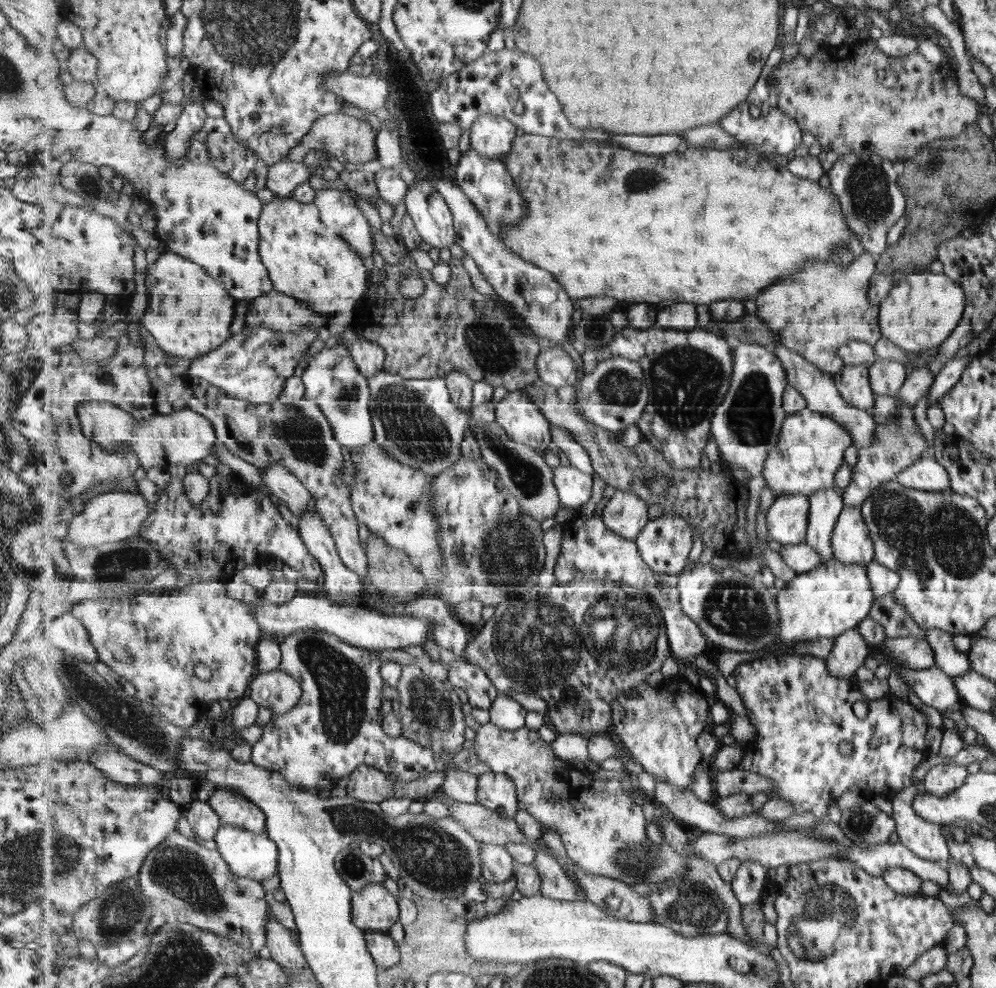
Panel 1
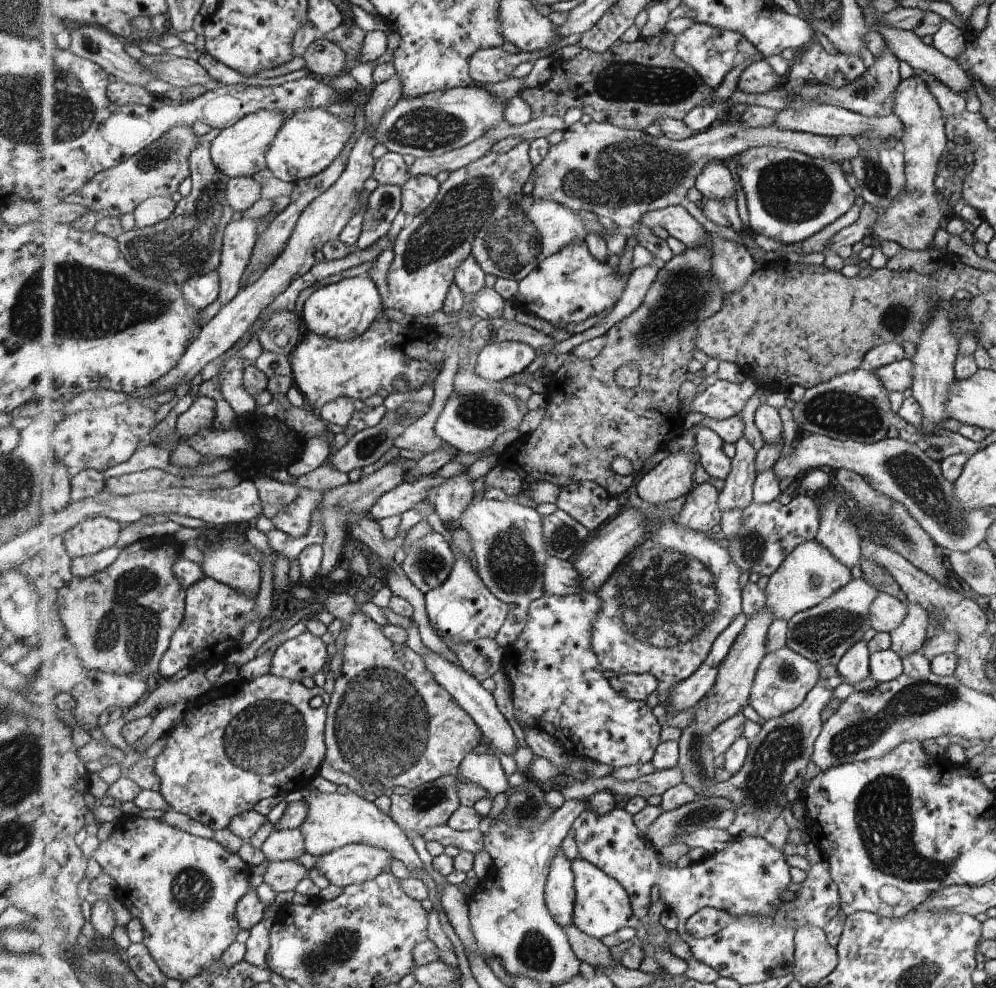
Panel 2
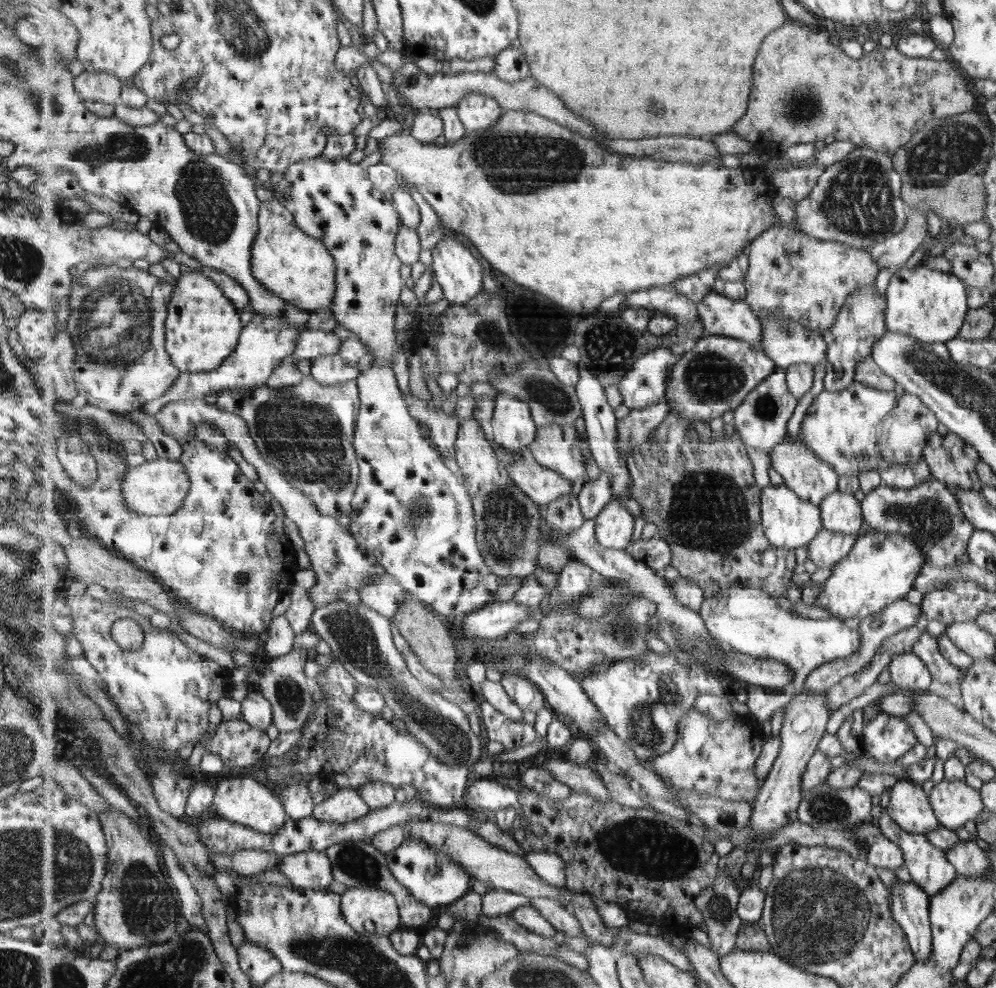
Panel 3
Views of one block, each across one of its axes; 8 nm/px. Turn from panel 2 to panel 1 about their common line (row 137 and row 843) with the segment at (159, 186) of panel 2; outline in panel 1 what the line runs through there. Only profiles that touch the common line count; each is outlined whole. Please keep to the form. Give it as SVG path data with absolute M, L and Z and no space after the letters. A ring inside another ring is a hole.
M177 832L149 852L139 875L143 893L169 921L194 924L255 952L267 947L267 924L272 914L267 892L261 882L231 871L219 850L187 840Z

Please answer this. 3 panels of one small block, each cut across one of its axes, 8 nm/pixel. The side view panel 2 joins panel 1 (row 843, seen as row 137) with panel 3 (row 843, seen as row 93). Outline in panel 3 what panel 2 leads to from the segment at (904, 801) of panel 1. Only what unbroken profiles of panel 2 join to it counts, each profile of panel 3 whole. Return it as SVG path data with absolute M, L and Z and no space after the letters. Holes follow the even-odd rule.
M890 787L880 795L878 806L881 806L881 809L883 809L883 814L881 814L875 823L886 834L888 840L893 841L895 845L902 849L903 865L908 870L910 882L917 885L919 889L922 889L927 894L927 897L930 898L931 896L937 895L943 888L946 888L955 878L956 872L954 865L947 860L946 852L942 849L935 848L935 845L931 845L924 835L905 833L891 820L886 810L884 812L884 809L889 805L889 790Z

